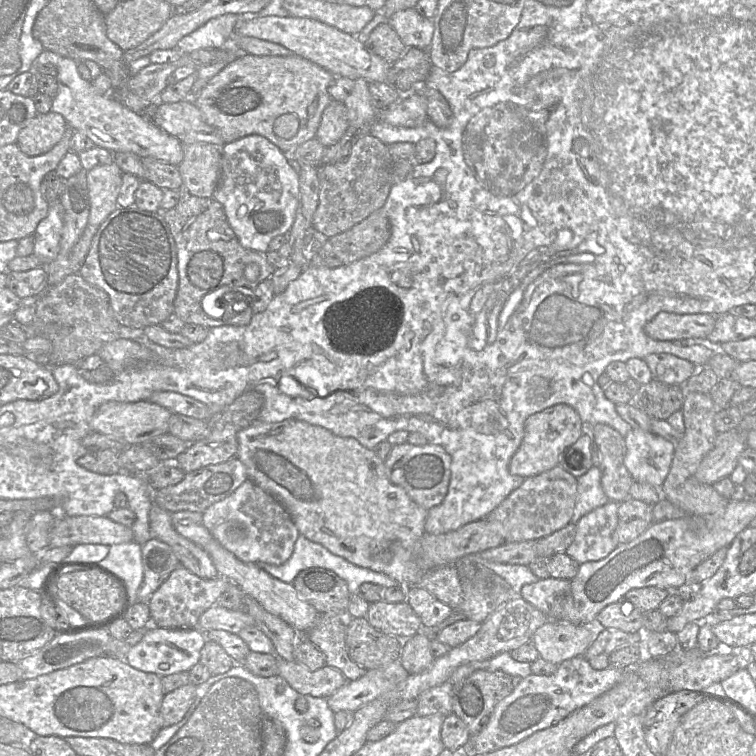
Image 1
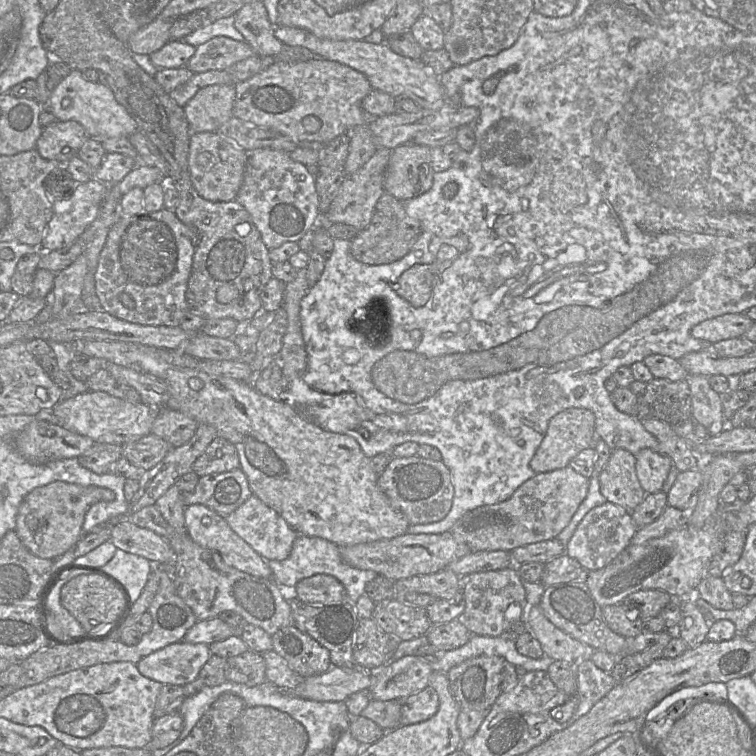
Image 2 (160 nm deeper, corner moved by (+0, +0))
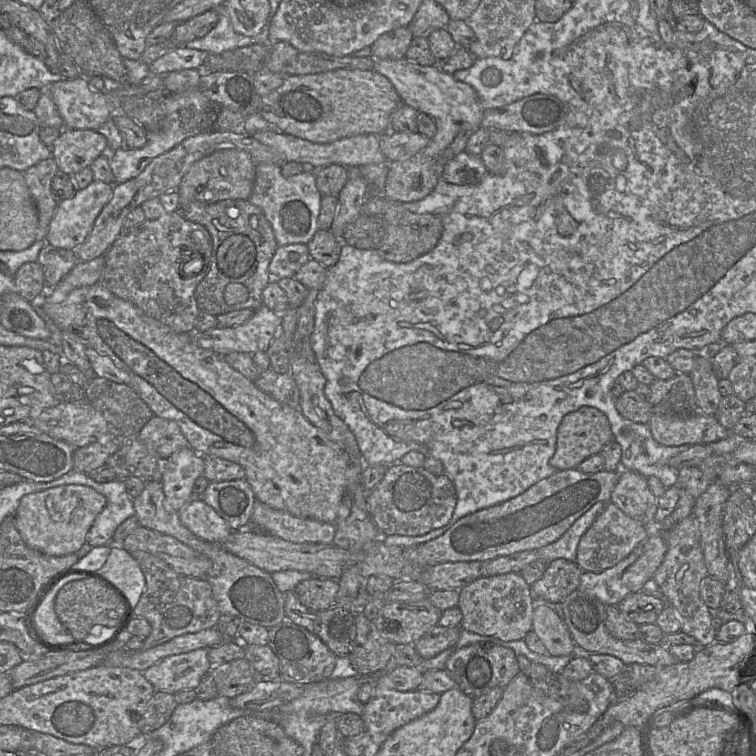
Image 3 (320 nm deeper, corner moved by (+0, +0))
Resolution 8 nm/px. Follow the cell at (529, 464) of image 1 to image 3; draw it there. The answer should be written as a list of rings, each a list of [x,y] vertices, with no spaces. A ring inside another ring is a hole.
[[[583,406],[563,417],[557,429],[556,450],[549,463],[559,471],[577,468],[591,455],[600,454],[603,447],[612,440],[614,435],[605,414],[595,407]]]

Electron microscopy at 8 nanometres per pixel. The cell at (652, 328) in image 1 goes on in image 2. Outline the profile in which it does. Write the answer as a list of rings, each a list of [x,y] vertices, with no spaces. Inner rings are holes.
[[[727,313],[700,322],[691,329],[691,336],[710,344],[730,338],[739,338],[754,321],[745,313]]]

